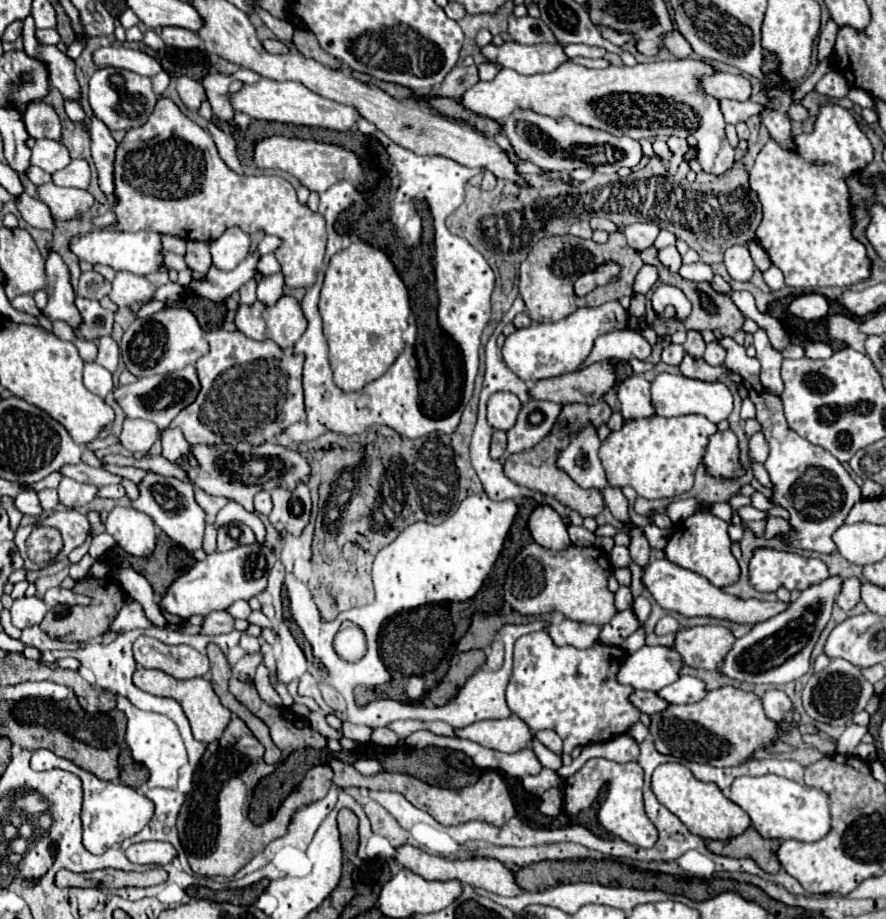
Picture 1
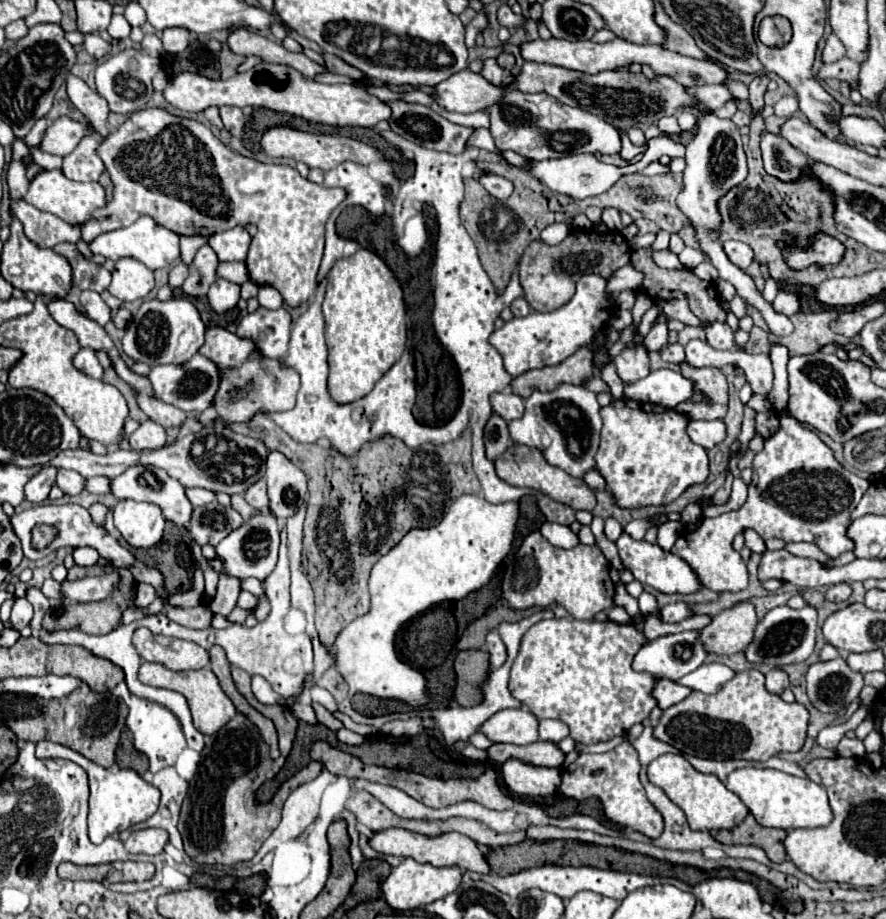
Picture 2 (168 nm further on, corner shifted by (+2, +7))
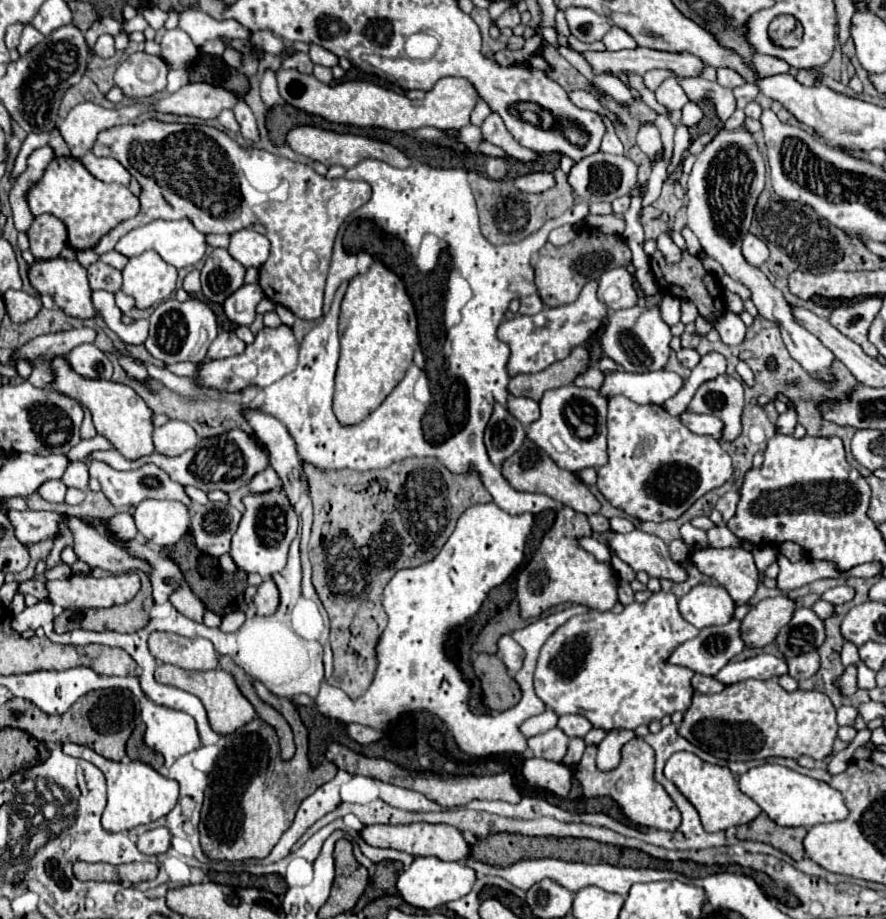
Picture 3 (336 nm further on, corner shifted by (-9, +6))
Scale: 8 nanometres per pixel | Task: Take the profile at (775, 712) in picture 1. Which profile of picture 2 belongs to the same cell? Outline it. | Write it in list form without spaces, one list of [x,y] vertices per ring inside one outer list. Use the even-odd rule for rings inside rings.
[[[772,668],[768,674],[766,674],[766,688],[774,694],[780,694],[786,686],[790,686],[790,680],[788,680],[788,674],[782,670],[782,668]]]

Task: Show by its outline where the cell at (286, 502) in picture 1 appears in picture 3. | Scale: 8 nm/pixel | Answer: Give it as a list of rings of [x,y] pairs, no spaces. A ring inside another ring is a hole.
[[[247,411],[245,417],[251,423],[255,437],[265,445],[271,467],[279,473],[281,489],[285,491],[291,505],[295,505],[301,495],[309,493],[309,489],[293,437],[281,421],[263,411]]]

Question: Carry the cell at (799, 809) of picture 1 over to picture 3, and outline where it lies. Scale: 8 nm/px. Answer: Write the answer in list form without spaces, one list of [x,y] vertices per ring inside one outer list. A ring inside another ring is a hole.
[[[765,762],[749,769],[739,777],[739,789],[749,795],[777,825],[783,827],[805,827],[811,829],[819,823],[843,821],[847,817],[847,807],[837,789],[829,787],[825,781],[811,779],[797,771],[791,771],[779,764]]]

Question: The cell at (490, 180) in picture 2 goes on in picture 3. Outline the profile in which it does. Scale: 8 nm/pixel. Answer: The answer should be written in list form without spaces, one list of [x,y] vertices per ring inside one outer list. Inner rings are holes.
[[[529,173],[515,179],[515,187],[523,193],[541,193],[555,185],[555,179],[551,173]]]

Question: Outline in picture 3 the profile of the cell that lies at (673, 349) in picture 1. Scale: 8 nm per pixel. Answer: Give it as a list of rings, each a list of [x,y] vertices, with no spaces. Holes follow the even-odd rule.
[[[681,349],[681,351],[677,351],[677,359],[679,359],[679,363],[681,363],[683,367],[693,369],[693,367],[699,363],[701,355],[699,355],[695,349]]]

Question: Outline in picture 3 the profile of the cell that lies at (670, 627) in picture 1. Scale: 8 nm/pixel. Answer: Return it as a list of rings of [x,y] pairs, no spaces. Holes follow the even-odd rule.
[[[697,585],[679,599],[679,613],[697,629],[709,625],[725,625],[733,619],[735,603],[719,585]]]

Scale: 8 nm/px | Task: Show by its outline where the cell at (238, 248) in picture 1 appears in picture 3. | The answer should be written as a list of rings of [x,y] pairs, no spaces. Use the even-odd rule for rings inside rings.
[[[241,229],[231,235],[229,253],[243,267],[261,267],[269,257],[269,241],[253,229]]]

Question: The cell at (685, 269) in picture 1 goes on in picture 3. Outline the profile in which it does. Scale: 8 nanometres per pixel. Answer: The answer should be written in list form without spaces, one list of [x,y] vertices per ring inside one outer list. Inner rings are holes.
[[[663,233],[663,235],[657,237],[657,249],[663,253],[663,257],[665,257],[665,261],[669,265],[679,263],[681,257],[683,257],[683,251],[671,241],[671,237],[667,237],[667,233]]]

